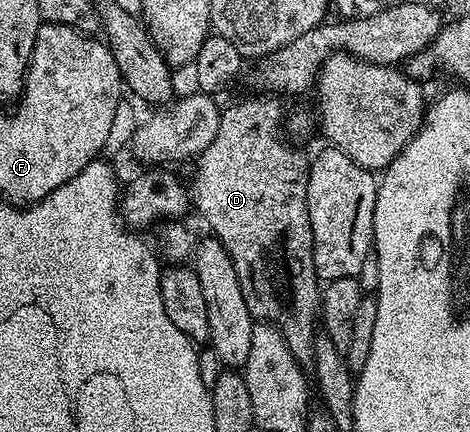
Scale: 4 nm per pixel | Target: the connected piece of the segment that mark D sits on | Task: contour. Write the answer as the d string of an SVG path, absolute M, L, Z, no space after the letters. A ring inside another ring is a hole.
M254 93L247 99L238 99L235 103L230 103L227 107L221 108L220 129L216 133L216 141L200 153L193 164L194 176L188 179L188 194L192 200L193 210L198 210L198 215L210 226L209 234L213 238L220 240L228 257L232 259L232 265L236 267L236 281L240 281L240 289L244 292L244 302L247 303L250 315L256 321L261 321L266 325L273 325L284 337L290 352L298 358L298 362L306 365L314 358L314 336L316 334L316 324L320 319L320 280L316 273L314 264L314 238L312 237L312 225L308 217L308 177L310 176L310 165L307 156L302 156L297 151L295 144L284 134L284 111L282 115L281 98L270 93Z

